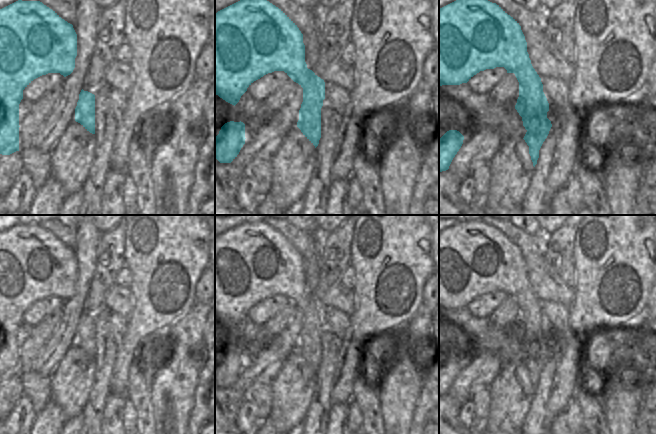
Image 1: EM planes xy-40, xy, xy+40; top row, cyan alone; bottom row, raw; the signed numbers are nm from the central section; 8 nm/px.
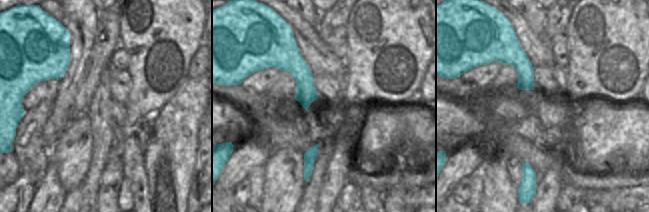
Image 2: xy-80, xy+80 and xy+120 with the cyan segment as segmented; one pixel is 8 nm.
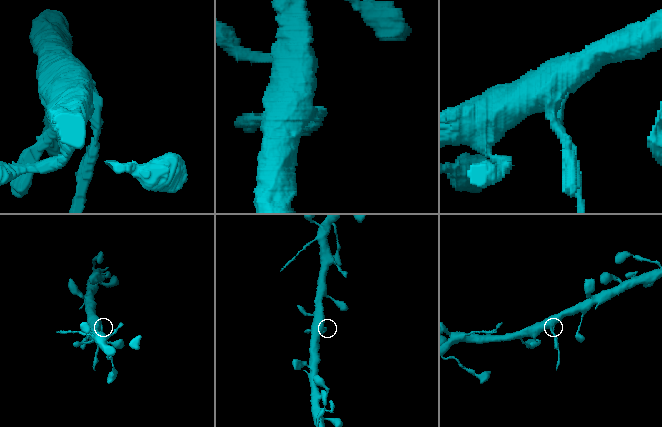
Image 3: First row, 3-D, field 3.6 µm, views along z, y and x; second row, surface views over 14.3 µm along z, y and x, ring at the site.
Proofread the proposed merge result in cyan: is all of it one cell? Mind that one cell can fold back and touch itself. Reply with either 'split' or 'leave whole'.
split

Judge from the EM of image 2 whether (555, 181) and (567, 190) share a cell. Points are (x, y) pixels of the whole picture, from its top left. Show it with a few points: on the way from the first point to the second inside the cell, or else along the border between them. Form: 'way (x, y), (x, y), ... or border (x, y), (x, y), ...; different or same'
border (563, 184), (555, 201); different

